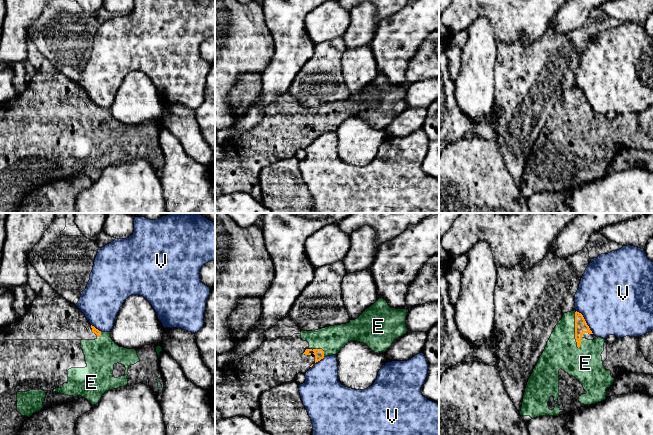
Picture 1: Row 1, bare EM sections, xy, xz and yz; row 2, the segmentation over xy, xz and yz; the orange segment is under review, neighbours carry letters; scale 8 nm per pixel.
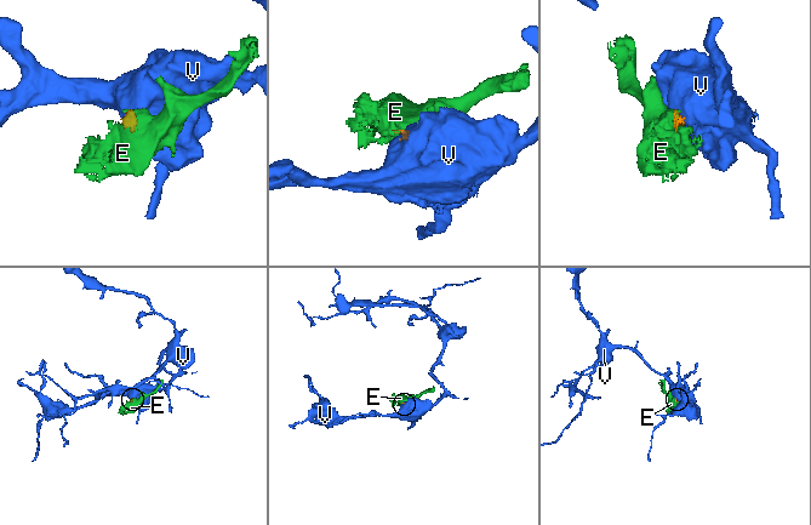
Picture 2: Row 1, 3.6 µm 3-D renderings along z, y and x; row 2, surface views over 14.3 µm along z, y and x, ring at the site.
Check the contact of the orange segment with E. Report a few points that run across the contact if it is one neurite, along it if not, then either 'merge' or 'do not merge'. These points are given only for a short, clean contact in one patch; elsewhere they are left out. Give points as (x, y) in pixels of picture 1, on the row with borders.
line yz (575, 311), (575, 341), (578, 348); do not merge

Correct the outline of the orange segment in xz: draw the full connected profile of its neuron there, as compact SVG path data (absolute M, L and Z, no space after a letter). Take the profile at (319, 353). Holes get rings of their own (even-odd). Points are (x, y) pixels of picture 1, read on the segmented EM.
M287 314L264 332L264 341L258 349L222 369L223 382L215 385L215 409L222 413L223 418L245 416L261 426L261 394L282 383L293 381L298 373L305 374L323 358L324 351L310 349L309 343L301 339L301 329Z

